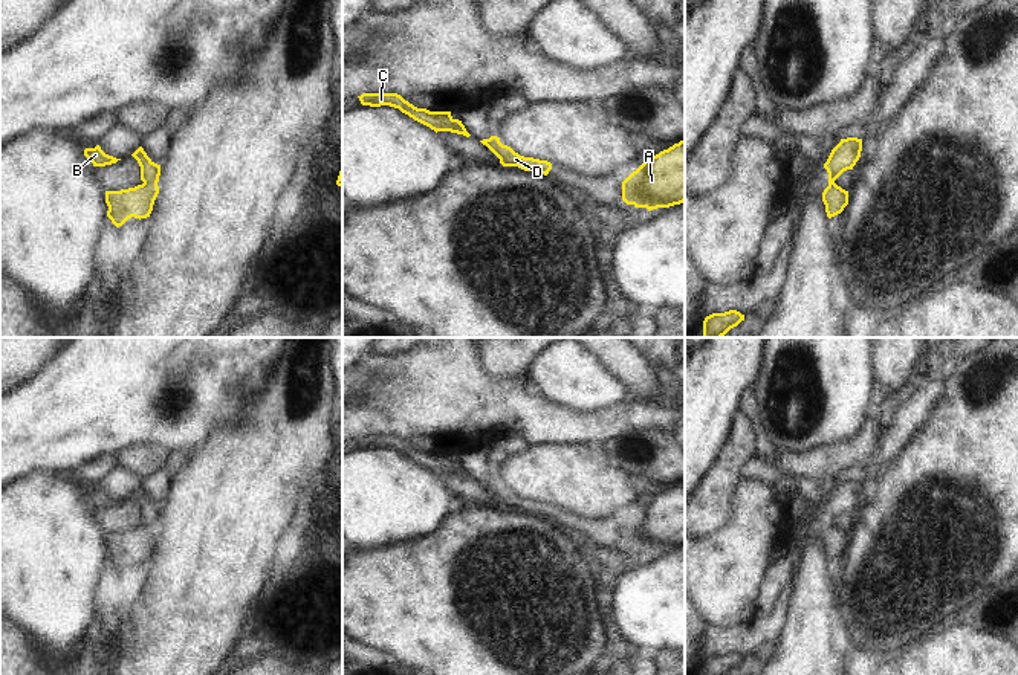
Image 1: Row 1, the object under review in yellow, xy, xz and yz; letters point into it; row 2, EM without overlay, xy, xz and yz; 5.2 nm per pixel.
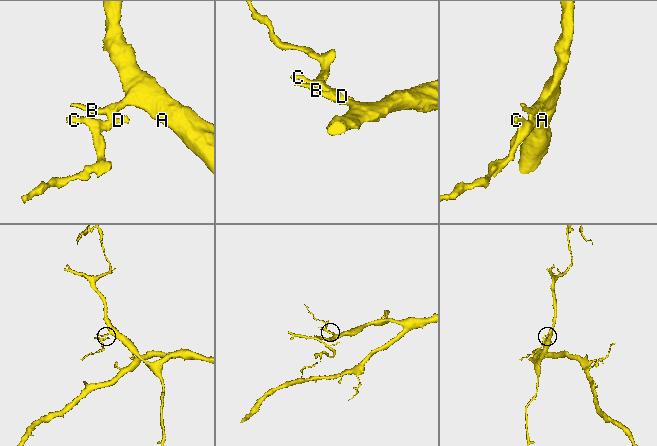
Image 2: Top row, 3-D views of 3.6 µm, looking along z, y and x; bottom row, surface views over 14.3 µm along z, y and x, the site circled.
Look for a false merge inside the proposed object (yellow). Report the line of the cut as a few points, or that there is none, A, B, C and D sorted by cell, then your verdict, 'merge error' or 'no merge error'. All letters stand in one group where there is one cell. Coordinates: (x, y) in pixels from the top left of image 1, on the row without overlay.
xy (144, 524), (156, 527) | A B / C D | merge error

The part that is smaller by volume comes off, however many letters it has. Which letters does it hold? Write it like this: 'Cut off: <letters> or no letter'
Cut off: C, D

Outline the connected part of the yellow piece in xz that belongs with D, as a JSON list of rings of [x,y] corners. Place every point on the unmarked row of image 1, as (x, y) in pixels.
[[[491,478],[489,481],[480,483],[486,487],[498,501],[503,509],[518,509],[524,513],[535,513],[547,518],[552,512],[552,505],[533,499],[524,499],[515,495],[511,489],[503,487],[500,480]]]

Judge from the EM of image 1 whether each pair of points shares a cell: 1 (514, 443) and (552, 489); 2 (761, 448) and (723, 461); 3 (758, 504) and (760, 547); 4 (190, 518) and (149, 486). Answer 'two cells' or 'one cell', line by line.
1: two cells
2: two cells
3: one cell
4: two cells

